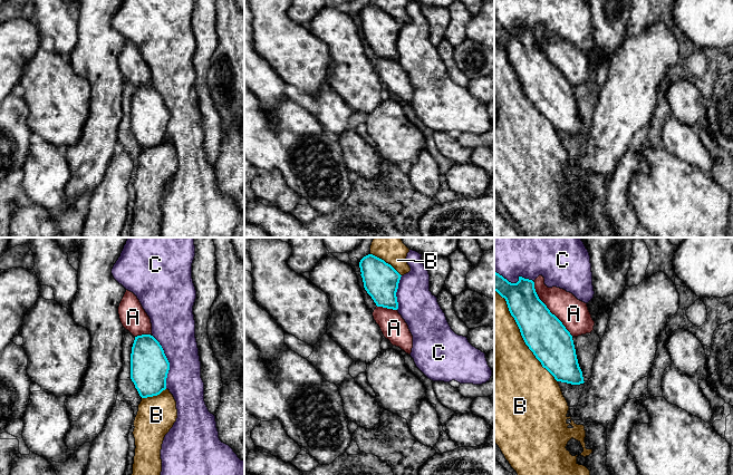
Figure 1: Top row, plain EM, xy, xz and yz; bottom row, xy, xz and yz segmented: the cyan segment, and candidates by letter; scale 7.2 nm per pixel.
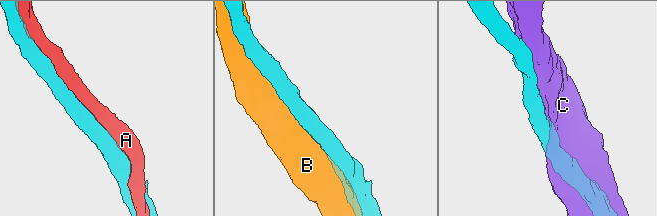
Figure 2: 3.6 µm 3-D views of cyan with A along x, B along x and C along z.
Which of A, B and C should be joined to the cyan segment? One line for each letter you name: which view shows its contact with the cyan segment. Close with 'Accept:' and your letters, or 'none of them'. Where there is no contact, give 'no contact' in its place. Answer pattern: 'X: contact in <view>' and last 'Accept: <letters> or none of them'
A: contact in yz
Accept: A

